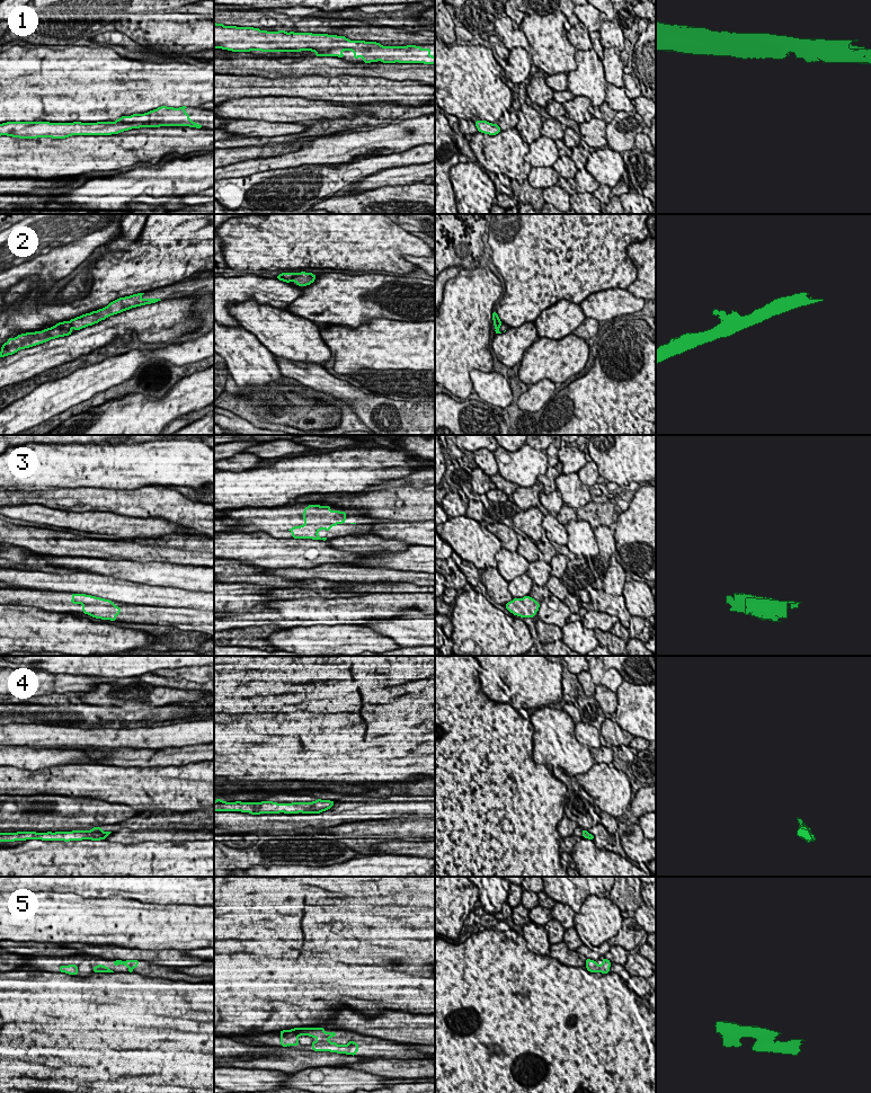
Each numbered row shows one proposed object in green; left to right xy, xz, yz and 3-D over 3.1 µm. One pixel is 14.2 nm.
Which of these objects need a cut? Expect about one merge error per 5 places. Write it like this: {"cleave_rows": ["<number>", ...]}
{"cleave_rows": []}

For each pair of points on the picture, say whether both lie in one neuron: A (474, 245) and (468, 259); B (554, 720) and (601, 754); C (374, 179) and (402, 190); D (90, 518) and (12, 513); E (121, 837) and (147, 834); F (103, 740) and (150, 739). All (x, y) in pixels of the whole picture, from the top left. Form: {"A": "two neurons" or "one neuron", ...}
{"A": "one neuron", "B": "two neurons", "C": "two neurons", "D": "one neuron", "E": "one neuron", "F": "one neuron"}

